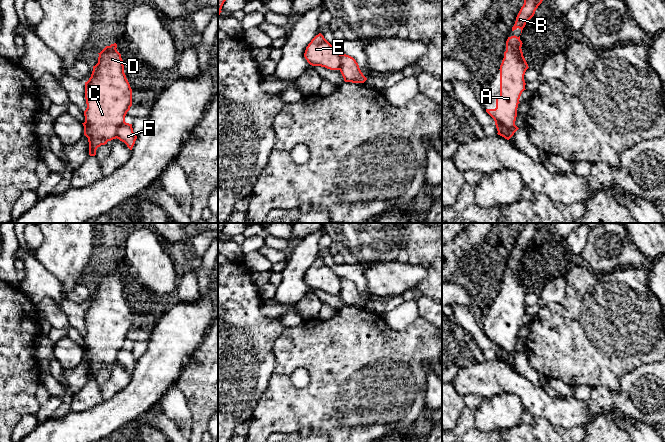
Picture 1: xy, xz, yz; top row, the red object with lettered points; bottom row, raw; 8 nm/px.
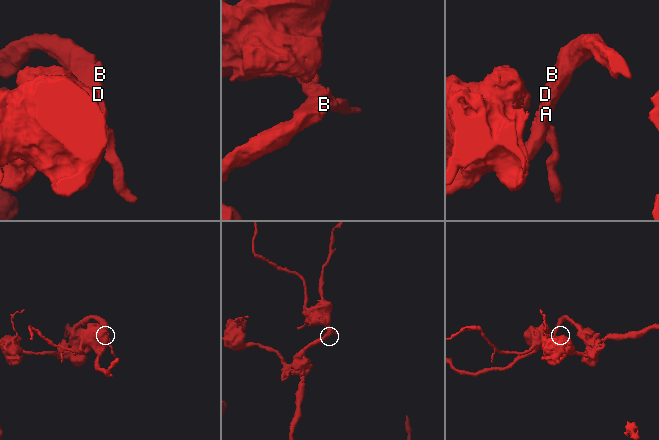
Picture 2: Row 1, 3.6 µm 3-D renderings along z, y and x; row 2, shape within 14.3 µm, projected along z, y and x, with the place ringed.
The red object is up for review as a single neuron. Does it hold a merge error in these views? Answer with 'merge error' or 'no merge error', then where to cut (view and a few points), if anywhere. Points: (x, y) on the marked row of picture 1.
merge error; cut in yz along (514, 124), (510, 128), (503, 130), (500, 126), (496, 125)

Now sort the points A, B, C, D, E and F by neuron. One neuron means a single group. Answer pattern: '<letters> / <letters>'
A B C D E / F

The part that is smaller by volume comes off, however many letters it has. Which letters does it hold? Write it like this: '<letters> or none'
F

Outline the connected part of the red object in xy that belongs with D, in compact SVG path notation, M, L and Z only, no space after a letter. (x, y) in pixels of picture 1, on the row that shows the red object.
M117 44L106 46L99 54L98 63L93 66L91 77L85 82L84 135L89 142L89 155L95 156L96 150L108 141L117 138L119 126L132 106L132 89L124 73L123 60L117 51Z

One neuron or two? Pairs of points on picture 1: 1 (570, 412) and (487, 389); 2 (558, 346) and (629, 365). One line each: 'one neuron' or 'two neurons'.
1: one neuron
2: one neuron

